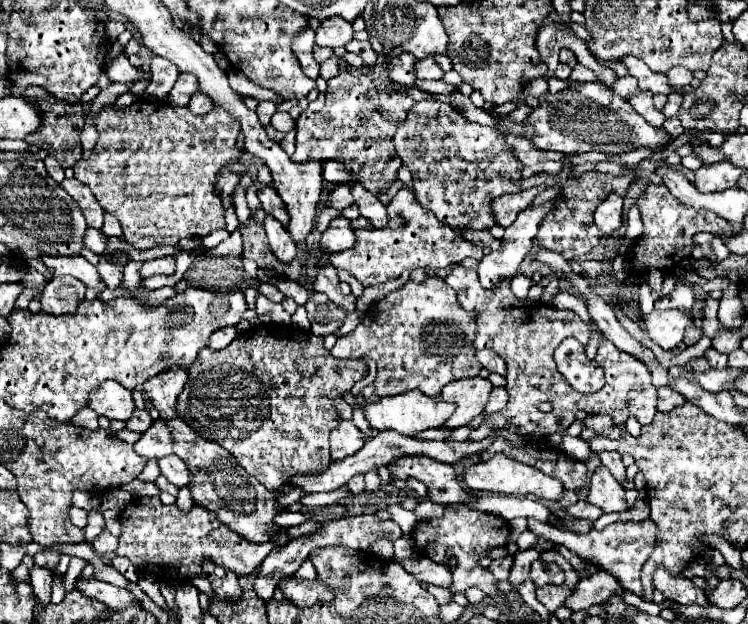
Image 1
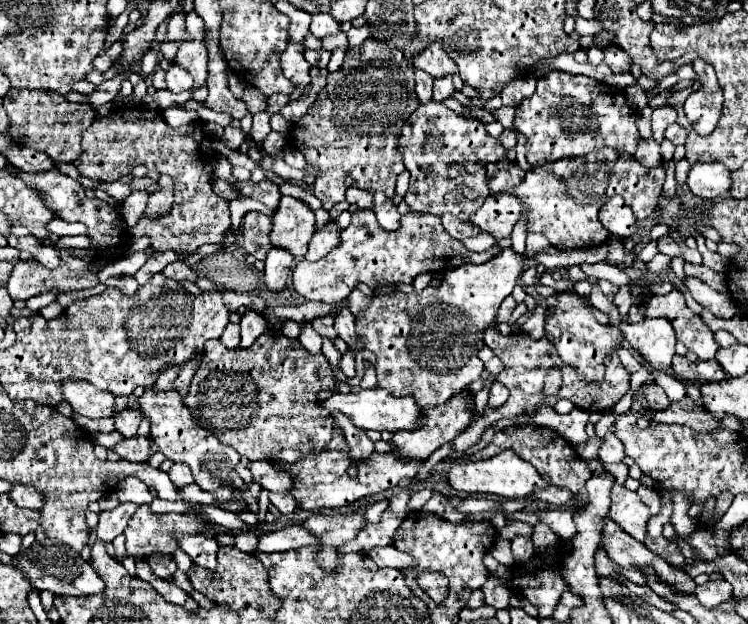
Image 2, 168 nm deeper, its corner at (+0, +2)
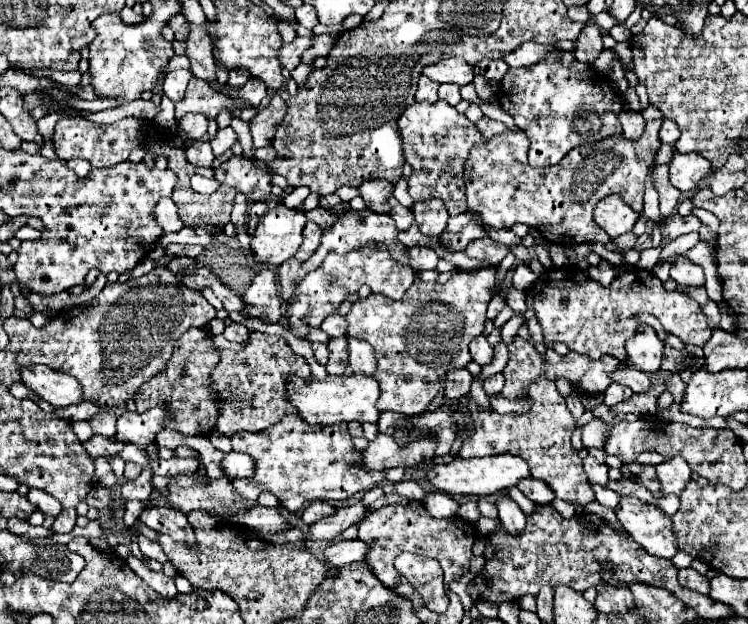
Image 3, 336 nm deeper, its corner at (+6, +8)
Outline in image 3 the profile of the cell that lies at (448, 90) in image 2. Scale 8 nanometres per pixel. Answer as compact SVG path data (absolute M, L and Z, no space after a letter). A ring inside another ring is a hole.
M444 83L444 85L440 85L440 89L438 89L438 97L440 97L442 101L450 103L450 105L458 105L458 103L462 101L458 85L452 85L452 83Z

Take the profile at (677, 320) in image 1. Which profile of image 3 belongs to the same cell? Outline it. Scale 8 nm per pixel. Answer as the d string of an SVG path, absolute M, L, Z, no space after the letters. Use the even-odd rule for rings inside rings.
M648 323L640 333L636 333L632 339L626 341L628 361L632 361L636 369L646 373L654 373L660 369L662 349L664 349L664 341Z

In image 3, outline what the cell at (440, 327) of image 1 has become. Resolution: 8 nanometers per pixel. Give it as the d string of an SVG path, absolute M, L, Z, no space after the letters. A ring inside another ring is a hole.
M488 267L488 269L474 269L474 271L456 271L452 273L452 279L448 285L438 285L438 283L420 283L416 291L406 291L406 295L400 299L400 301L394 301L394 299L388 299L384 295L378 295L378 293L372 293L368 295L366 299L358 299L352 303L352 309L350 313L346 315L346 321L348 321L348 333L358 337L358 339L364 339L368 341L372 347L374 347L374 353L376 353L376 361L378 361L378 367L376 367L376 373L374 373L374 379L380 383L380 389L382 389L382 395L378 399L378 409L380 411L396 411L396 413L404 413L404 415L416 415L416 413L424 413L426 411L426 405L432 401L432 397L438 393L440 389L440 377L446 375L448 371L454 371L454 369L462 369L470 363L470 353L468 353L468 343L484 333L484 321L486 321L486 307L488 307L488 301L502 289L502 281L496 281L496 273L498 269L496 267ZM450 289L452 289L452 301L456 301L456 305L450 305L450 303L442 303L442 301L450 301Z

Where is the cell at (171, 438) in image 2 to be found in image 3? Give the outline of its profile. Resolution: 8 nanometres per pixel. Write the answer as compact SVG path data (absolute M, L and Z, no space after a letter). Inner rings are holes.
M158 405L152 407L144 413L124 413L118 419L118 433L116 439L118 441L130 441L136 443L140 447L148 447L156 443L156 433L160 429L166 427L166 423L170 421L170 411L166 405Z

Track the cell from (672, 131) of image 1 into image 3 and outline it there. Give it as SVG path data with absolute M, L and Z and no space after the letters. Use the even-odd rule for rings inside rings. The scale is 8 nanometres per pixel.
M664 119L662 129L660 129L660 141L662 141L662 143L670 143L670 145L674 145L676 139L678 139L678 135L680 135L678 125L676 125L674 121L670 121L670 119Z

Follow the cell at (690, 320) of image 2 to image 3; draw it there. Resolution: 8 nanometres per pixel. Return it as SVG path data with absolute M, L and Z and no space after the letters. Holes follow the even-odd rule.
M574 265L564 269L552 267L544 271L538 281L528 289L526 299L534 305L538 323L546 339L562 341L568 345L570 351L588 355L590 359L600 359L602 355L614 355L618 359L624 359L626 339L642 329L640 323L632 321L632 315L636 313L654 315L662 323L666 333L680 337L684 343L702 347L712 335L702 307L692 297L678 289L666 291L656 275L642 269L622 273L608 287L602 287Z

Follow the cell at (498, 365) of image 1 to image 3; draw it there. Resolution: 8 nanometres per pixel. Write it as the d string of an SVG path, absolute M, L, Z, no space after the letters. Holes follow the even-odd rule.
M478 335L470 341L470 355L478 365L492 363L492 347L484 335Z

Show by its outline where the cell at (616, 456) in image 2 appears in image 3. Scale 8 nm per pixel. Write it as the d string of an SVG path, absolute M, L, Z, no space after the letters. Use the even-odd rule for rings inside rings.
M594 419L588 425L584 425L584 429L582 429L584 447L602 449L604 447L604 439L606 439L606 423L602 423L600 419Z

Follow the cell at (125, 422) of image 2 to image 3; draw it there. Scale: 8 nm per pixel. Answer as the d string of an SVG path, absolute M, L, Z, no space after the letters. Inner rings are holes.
M100 411L96 417L92 417L92 429L96 435L112 437L116 431L116 419L118 415L114 411Z

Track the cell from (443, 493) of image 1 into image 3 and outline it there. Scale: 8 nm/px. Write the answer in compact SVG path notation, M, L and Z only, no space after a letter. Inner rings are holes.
M286 415L274 427L258 433L240 431L232 437L234 451L242 451L254 457L256 473L250 479L236 479L234 491L250 503L256 503L262 491L270 491L280 499L280 505L296 513L308 507L312 501L336 501L348 499L358 491L370 491L380 485L386 471L368 471L360 461L360 451L354 449L348 425L336 423L330 427L310 425L302 417Z

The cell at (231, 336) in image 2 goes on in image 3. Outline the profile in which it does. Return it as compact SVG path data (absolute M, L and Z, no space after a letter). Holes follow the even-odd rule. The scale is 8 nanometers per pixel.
M228 323L222 335L224 335L228 341L236 341L236 343L242 343L242 341L246 341L248 329L246 329L244 325L240 325L240 323Z

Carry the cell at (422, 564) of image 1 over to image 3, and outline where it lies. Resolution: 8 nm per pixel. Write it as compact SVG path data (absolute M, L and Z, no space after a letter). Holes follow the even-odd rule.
M360 539L336 541L330 547L326 547L324 557L332 569L340 569L340 567L350 565L354 561L362 561L368 555L368 551L370 551L370 547L366 547L366 543Z

